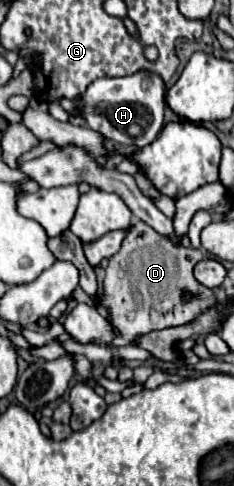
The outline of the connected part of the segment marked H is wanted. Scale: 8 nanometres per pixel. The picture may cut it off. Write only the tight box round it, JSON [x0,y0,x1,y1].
[58,72,164,148]

